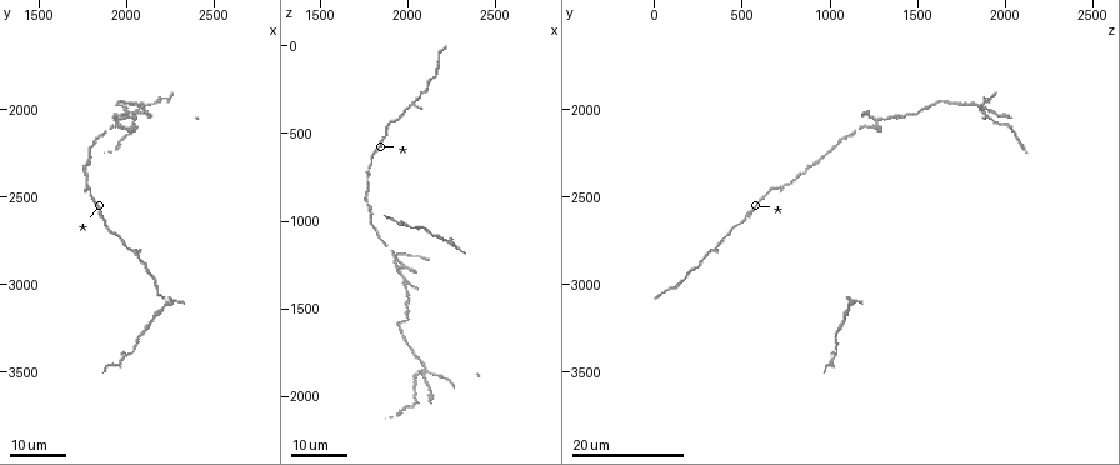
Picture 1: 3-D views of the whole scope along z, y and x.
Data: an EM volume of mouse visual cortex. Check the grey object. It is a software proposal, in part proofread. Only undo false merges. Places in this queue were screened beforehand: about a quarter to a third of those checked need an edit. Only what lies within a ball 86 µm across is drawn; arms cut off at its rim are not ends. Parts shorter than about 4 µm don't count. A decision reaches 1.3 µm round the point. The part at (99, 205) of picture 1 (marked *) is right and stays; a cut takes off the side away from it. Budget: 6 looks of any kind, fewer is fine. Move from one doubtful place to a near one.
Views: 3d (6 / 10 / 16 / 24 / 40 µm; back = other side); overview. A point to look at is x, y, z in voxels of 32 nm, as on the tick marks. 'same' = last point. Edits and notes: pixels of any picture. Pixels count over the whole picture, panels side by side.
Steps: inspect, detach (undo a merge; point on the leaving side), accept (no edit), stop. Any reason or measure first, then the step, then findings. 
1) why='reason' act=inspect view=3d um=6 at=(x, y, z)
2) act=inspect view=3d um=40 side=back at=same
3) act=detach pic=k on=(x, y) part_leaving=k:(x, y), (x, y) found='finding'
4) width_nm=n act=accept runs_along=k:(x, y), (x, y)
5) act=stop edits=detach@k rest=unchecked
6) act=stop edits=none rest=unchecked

act=inspect view=3d um=24 at=(2020, 2820, 320)

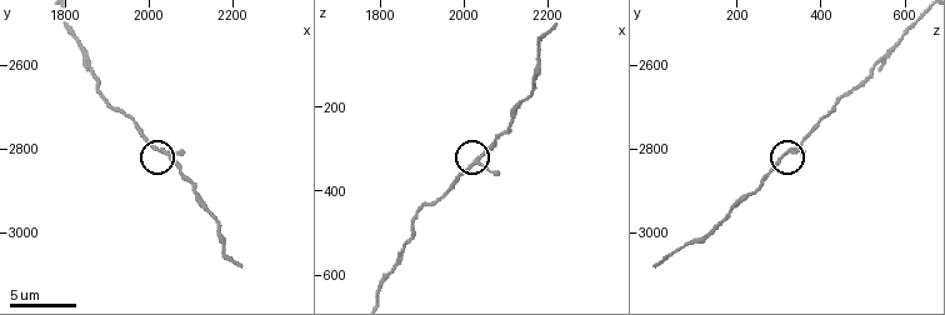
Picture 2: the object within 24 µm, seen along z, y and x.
act=inspect view=3d um=10 at=(2030, 2805, 330)

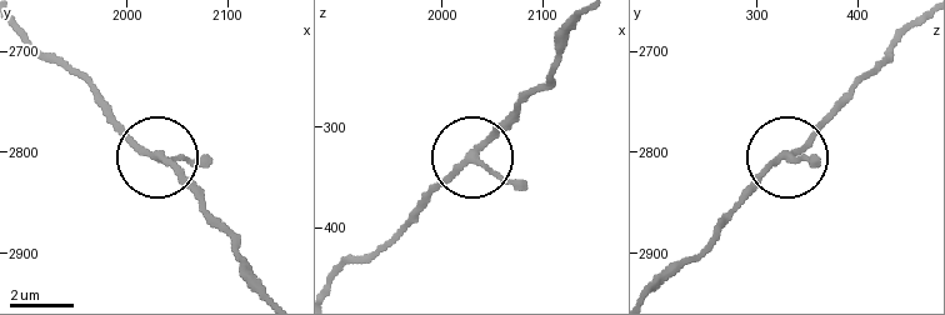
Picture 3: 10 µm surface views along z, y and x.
why='zoom in' act=inspect view=3d um=6 at=(2030, 2802, 328)

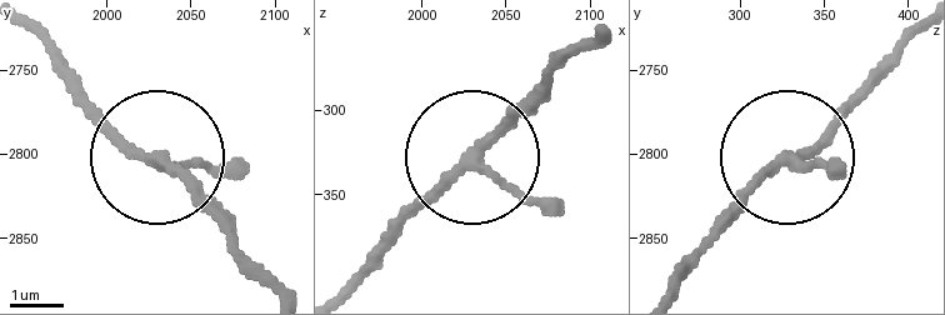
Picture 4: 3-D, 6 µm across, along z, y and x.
side_arm_um=16 act=accept runs_along=4:(344, 291), (569, 54) found='one cell here'

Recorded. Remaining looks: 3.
why='calibre changes' act=inspect view=3d um=10 at=(2115, 2905, 235)

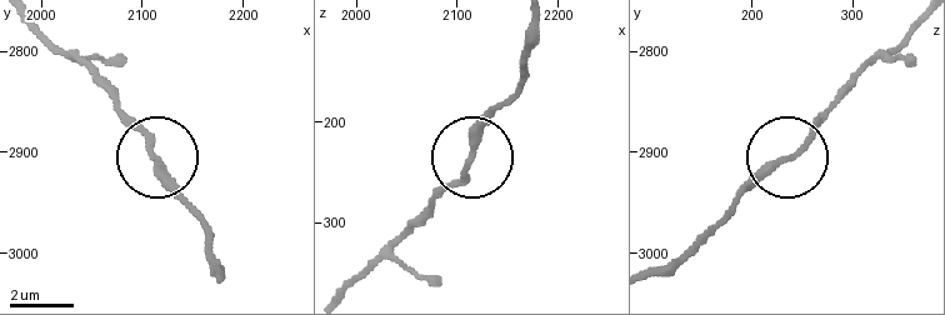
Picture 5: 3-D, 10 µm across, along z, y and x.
act=inspect view=3d um=10 side=back at=(2114, 2908, 230)

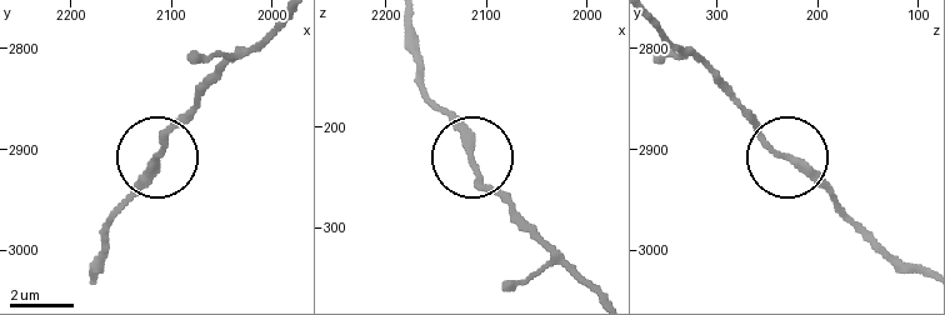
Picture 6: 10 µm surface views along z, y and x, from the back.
act=accept runs_along=6:(278, 24), (214, 80), (109, 223) found='all the same cell'

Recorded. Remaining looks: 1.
act=stop edits=none rest=unchecked

